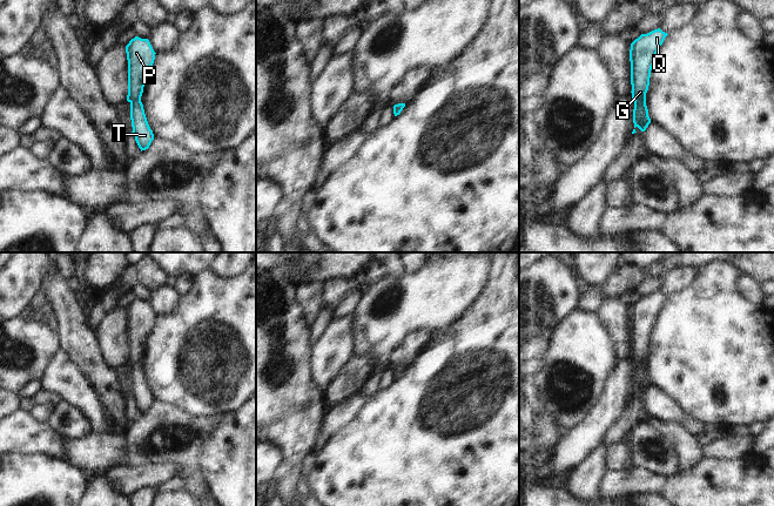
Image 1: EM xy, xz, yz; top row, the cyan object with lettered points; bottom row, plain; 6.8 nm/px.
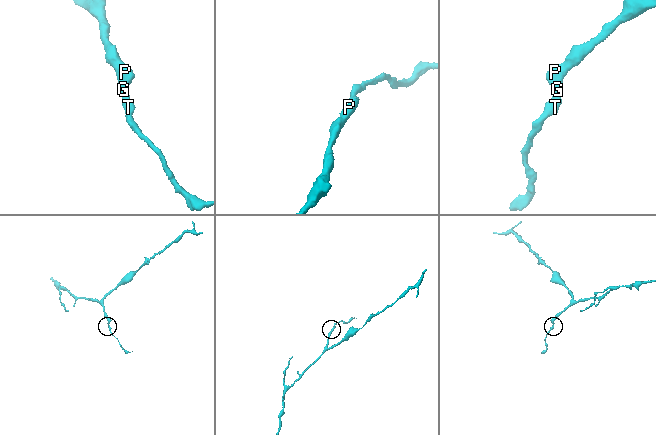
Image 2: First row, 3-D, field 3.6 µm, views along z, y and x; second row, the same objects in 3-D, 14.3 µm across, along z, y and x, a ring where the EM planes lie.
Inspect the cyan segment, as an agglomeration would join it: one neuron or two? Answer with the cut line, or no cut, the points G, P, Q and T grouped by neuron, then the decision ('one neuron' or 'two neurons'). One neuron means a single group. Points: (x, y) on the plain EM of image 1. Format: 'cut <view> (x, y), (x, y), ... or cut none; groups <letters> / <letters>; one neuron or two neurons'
cut none; groups G P Q T; one neuron

